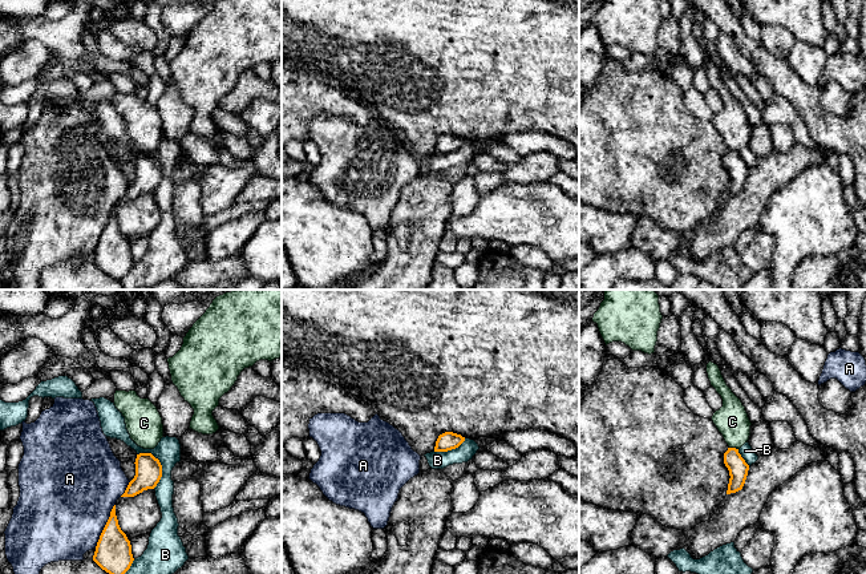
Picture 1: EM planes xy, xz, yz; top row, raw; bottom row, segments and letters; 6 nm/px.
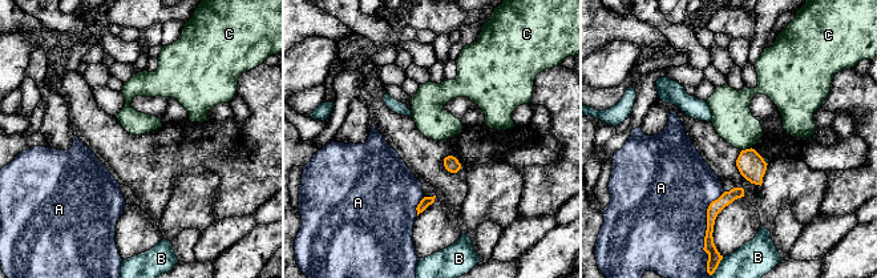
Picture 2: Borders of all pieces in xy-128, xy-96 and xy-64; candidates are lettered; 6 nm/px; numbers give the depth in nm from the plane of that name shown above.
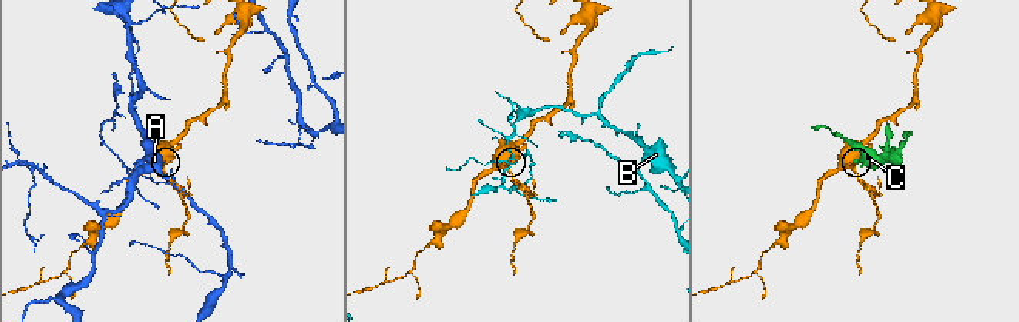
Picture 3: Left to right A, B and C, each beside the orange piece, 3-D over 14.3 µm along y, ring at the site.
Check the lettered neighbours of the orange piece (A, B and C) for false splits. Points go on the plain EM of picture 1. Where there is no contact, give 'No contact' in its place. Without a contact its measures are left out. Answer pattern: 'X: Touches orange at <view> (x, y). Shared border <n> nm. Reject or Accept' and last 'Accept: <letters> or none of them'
A: Touches orange at xy (105, 229). Shared border 300 nm. Reject
B: Touches orange at xy (161, 168). Shared border 240 nm. Reject
C: Touches orange at yz (733, 150). Shared border 60 nm. Reject
Accept: none of them

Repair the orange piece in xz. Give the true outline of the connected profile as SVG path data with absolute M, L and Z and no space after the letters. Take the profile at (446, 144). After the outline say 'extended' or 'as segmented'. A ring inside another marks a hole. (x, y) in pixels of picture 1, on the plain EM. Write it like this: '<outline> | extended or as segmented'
M445 134L438 138L434 154L448 154L458 150L465 144L465 140L453 134Z | as segmented

